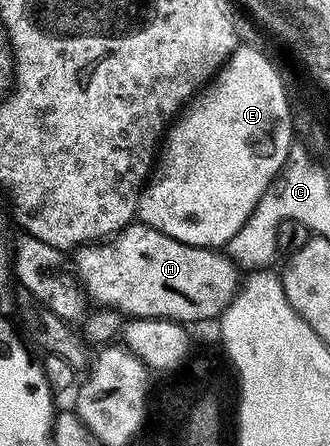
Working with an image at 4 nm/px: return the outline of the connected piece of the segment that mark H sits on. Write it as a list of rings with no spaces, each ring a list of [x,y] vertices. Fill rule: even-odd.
[[[133,223],[124,228],[121,232],[115,234],[111,239],[105,239],[99,243],[90,245],[81,245],[79,249],[75,250],[74,257],[76,257],[76,269],[74,268],[75,276],[78,278],[79,284],[83,288],[89,302],[95,303],[97,306],[105,309],[115,309],[121,315],[127,315],[129,318],[168,318],[171,321],[179,323],[189,323],[188,321],[208,321],[219,318],[220,314],[229,305],[236,296],[238,288],[238,277],[236,281],[236,274],[238,268],[236,263],[225,255],[219,248],[213,247],[211,249],[204,249],[200,245],[187,245],[178,239],[174,239],[170,235],[166,235],[157,229],[151,229],[149,225],[143,223]]]

